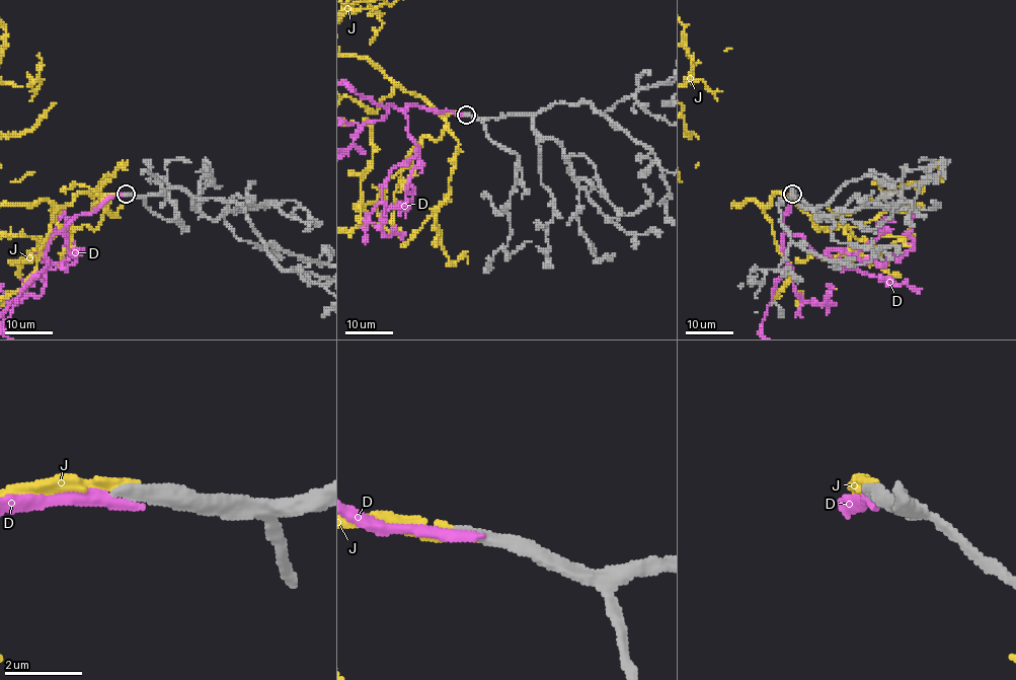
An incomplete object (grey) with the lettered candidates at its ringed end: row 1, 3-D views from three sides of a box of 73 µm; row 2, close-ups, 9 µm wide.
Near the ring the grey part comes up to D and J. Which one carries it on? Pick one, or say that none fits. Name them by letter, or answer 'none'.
J

